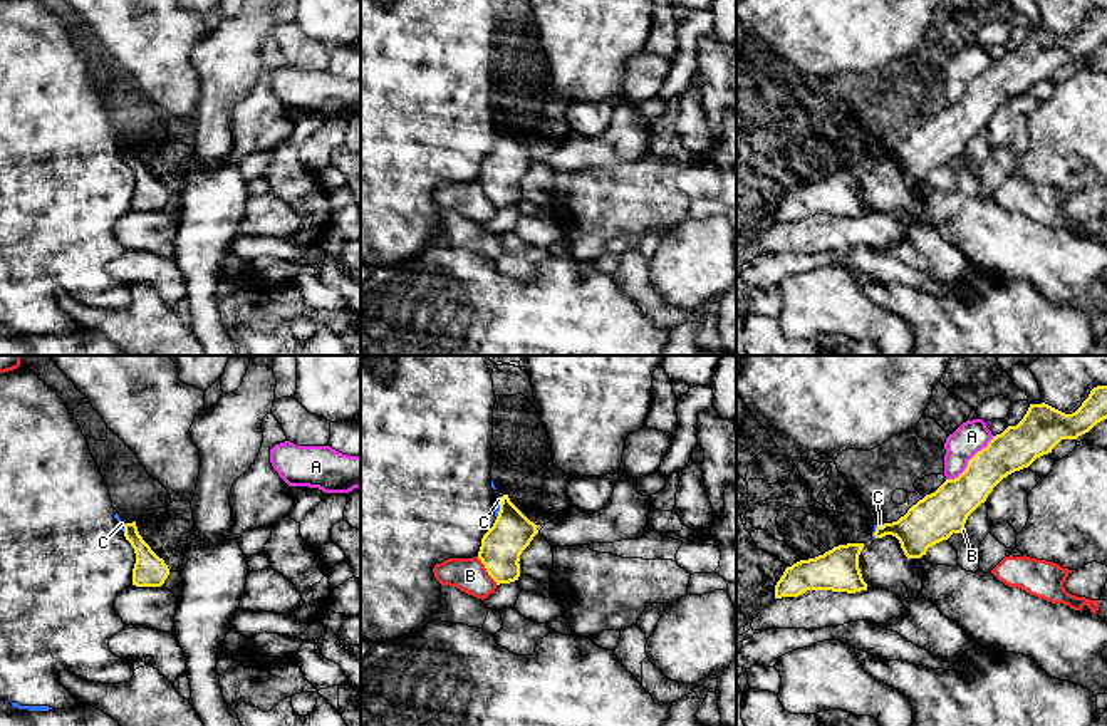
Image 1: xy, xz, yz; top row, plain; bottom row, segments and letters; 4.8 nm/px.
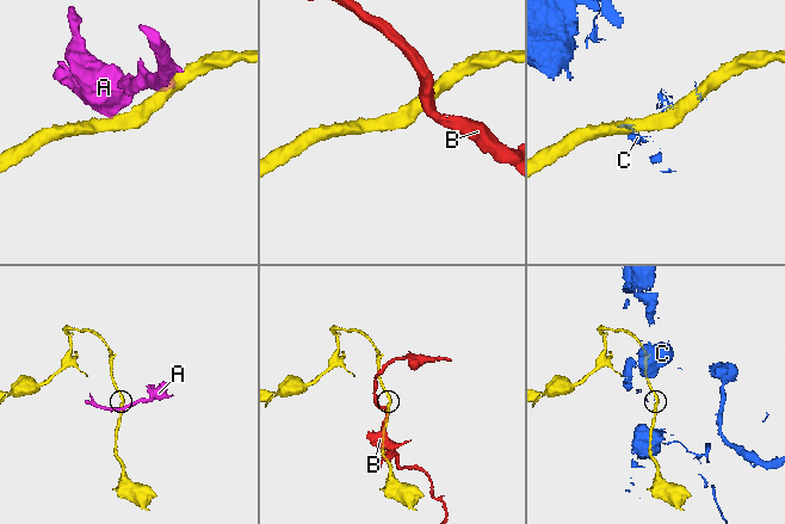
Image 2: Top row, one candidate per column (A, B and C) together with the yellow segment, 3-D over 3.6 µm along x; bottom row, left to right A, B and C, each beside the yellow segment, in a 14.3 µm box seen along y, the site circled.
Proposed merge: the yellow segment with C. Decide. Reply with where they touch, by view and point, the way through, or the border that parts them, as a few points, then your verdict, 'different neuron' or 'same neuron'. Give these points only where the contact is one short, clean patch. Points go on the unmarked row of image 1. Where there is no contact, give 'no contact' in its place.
xz (500, 131) | along xz (502, 121), (497, 141) | different neuron

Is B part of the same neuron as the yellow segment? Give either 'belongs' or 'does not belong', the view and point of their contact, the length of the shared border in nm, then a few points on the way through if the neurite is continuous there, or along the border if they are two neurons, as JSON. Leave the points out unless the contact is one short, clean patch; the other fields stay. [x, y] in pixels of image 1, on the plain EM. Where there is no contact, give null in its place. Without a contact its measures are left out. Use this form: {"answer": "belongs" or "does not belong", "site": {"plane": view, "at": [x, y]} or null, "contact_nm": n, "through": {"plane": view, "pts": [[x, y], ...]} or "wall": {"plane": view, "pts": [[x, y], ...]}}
{"answer": "does not belong", "site": {"plane": "xz", "at": [487, 195]}, "contact_nm": 170, "wall": {"plane": "xz", "pts": [[477, 181], [497, 208]]}}

